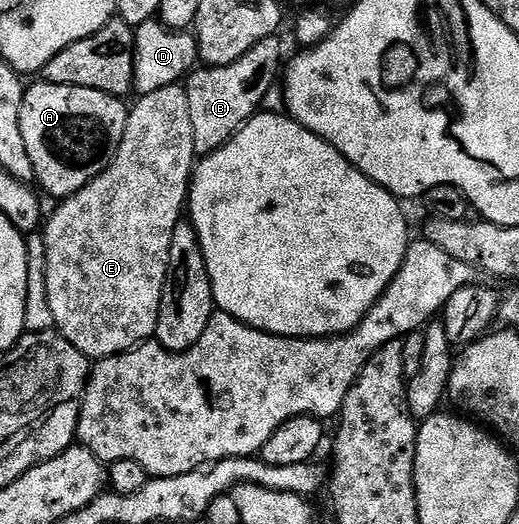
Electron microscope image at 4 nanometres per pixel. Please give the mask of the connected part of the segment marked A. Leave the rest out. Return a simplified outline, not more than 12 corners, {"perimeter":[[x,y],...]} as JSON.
{"perimeter":[[45,80],[20,132],[37,185],[70,198],[112,164],[128,106]]}

